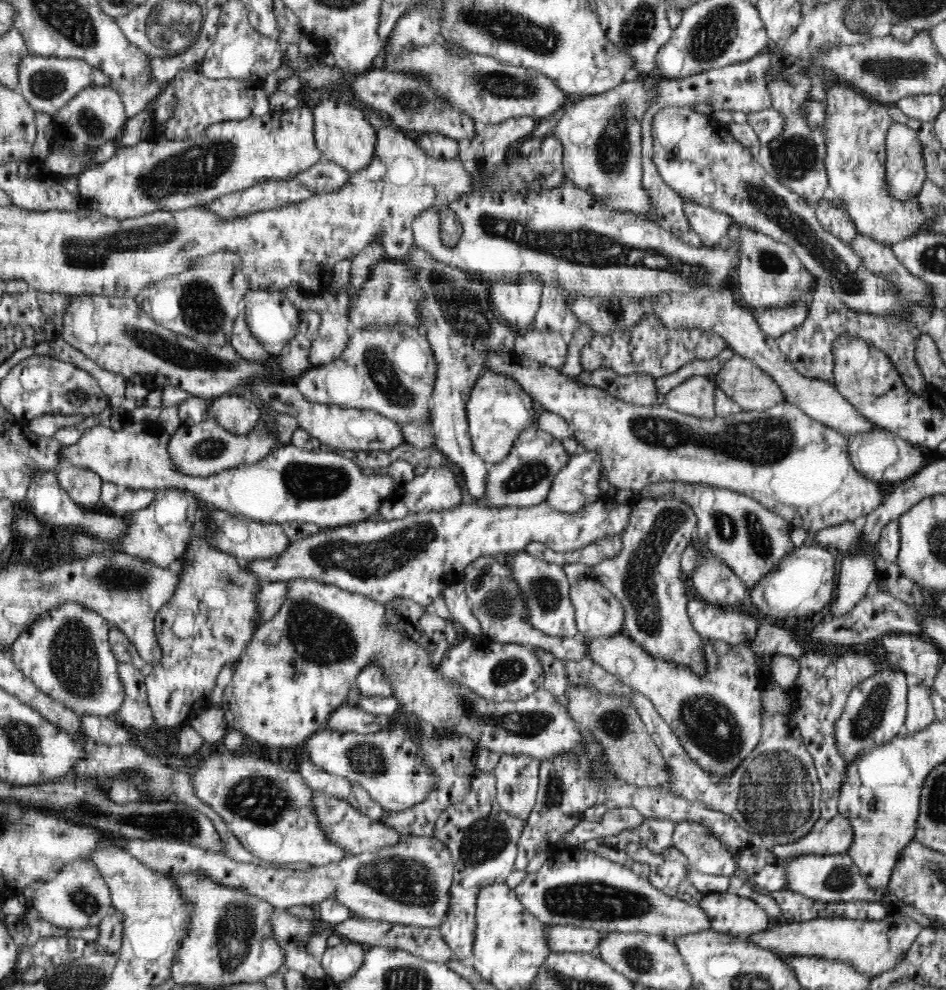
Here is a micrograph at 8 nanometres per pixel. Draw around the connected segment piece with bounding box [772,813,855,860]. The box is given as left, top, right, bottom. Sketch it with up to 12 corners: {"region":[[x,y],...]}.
{"region":[[838,813],[792,845],[772,847],[781,860],[845,854],[855,838]]}

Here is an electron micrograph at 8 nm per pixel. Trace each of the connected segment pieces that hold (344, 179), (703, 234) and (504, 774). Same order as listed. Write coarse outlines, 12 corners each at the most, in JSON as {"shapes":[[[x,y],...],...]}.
{"shapes":[[[321,159],[294,176],[313,192],[335,193],[349,172]],[[683,201],[682,210],[702,246],[725,242],[730,216]],[[497,756],[500,809],[526,821],[535,807],[540,761]]]}

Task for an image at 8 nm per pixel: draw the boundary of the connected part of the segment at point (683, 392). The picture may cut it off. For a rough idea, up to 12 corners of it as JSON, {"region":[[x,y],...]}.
{"region":[[692,376],[670,390],[666,407],[712,418],[715,384]]}

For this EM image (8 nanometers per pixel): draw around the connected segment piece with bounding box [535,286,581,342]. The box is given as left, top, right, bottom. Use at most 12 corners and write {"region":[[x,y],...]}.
{"region":[[543,288],[535,326],[567,342],[581,324],[564,289]]}

